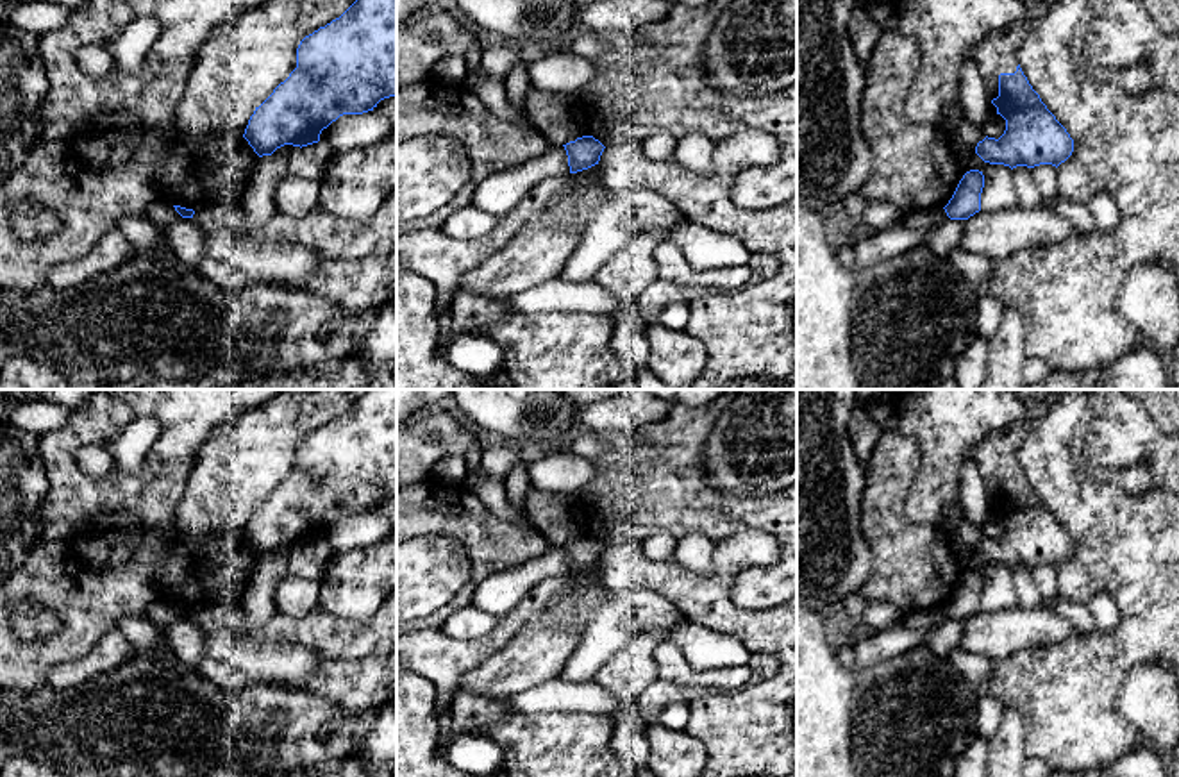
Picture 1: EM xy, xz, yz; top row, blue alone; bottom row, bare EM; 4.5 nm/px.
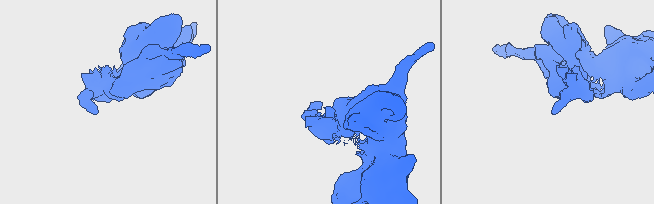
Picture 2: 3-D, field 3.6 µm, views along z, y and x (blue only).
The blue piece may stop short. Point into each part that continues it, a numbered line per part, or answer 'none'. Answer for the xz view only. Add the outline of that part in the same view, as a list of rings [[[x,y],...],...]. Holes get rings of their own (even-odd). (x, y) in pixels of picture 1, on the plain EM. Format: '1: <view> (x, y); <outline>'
none

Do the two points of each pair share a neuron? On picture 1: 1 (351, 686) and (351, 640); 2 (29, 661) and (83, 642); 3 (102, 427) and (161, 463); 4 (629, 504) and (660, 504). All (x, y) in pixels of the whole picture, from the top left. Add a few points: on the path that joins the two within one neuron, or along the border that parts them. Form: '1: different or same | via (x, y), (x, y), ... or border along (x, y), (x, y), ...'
1: different | border along (377, 656), (326, 660)
2: same | via (41, 654), (70, 643)
3: same | via (129, 409), (154, 409), (167, 422), (167, 436)
4: same | via (636, 504), (652, 504)

